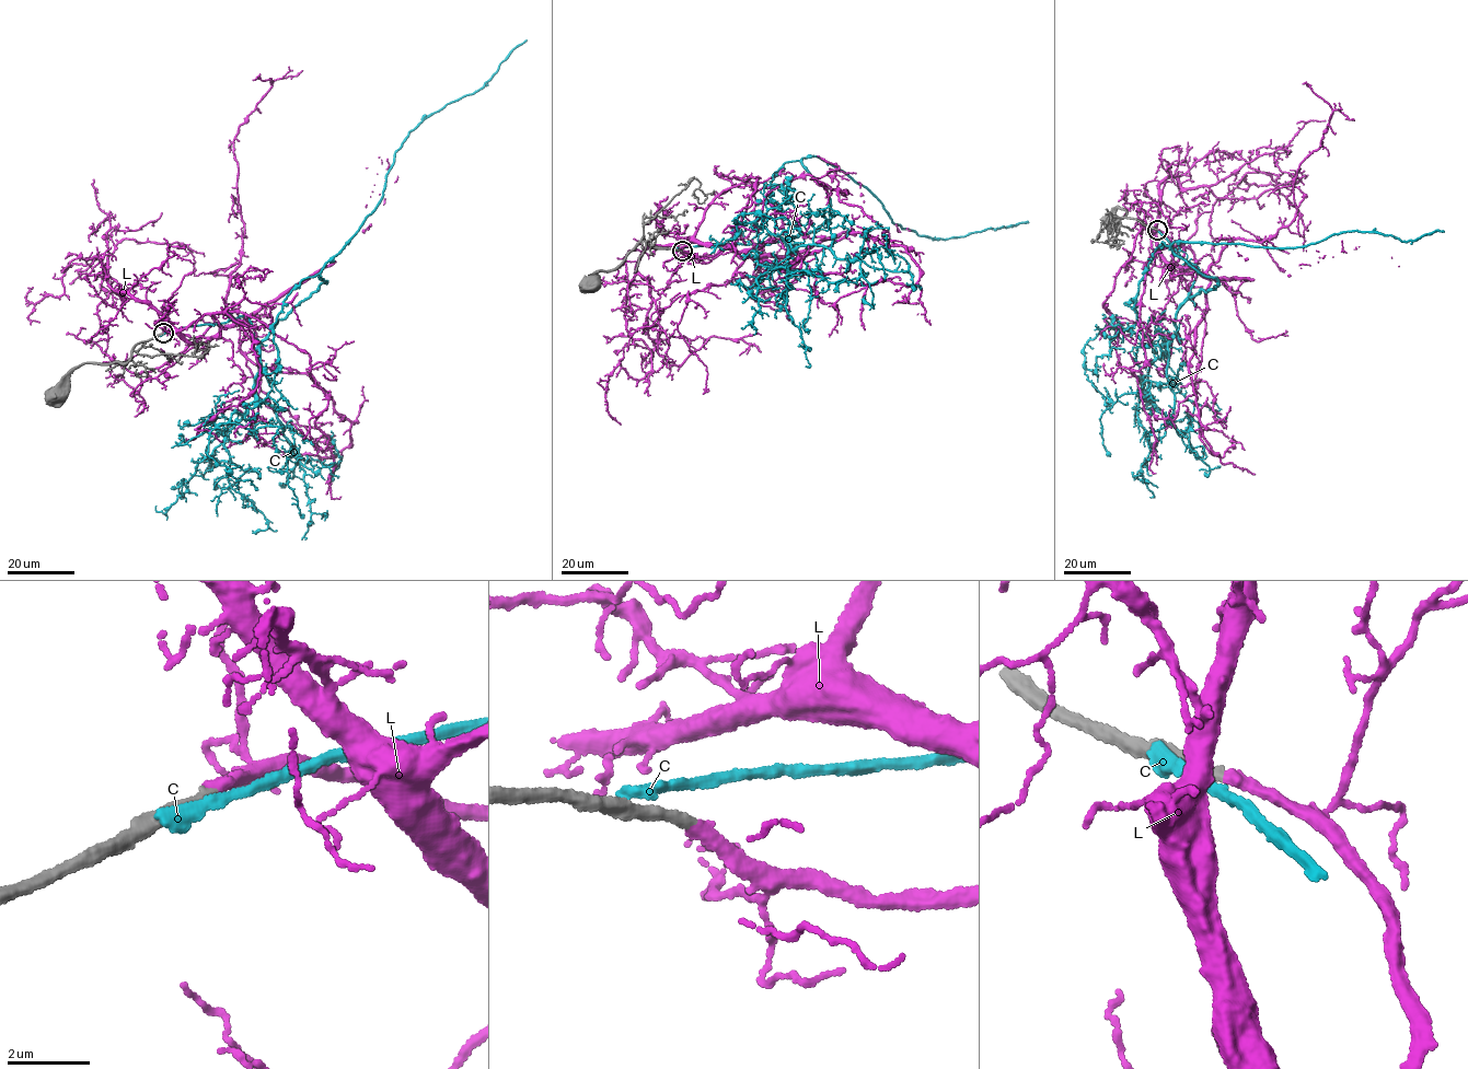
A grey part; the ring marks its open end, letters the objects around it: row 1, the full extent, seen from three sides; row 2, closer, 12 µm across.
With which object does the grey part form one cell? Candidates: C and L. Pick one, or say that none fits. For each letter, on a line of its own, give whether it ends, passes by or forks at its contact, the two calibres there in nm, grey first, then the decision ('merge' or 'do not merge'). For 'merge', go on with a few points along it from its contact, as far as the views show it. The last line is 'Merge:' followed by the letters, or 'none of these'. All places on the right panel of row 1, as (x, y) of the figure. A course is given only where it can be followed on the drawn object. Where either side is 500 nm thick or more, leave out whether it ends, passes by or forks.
C: it ends there; 320 nm thick on the grey side, 380 nm on the other; do not merge
L: it ends there; 320 nm thick on the grey side, 320 nm on the other; merge; it runs (1157, 229), (1172, 263), (1157, 239), (1158, 189), (1208, 154), (1279, 177), (1249, 173), (1238, 183), (1293, 186)
Merge: L

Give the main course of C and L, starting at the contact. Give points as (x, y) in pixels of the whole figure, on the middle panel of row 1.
C: (677, 248), (813, 233), (830, 207), (802, 165), (811, 155), (919, 235), (1027, 221)
L: (681, 251), (731, 247), (644, 251), (625, 317), (652, 365), (635, 380), (620, 359), (611, 373), (620, 425)

